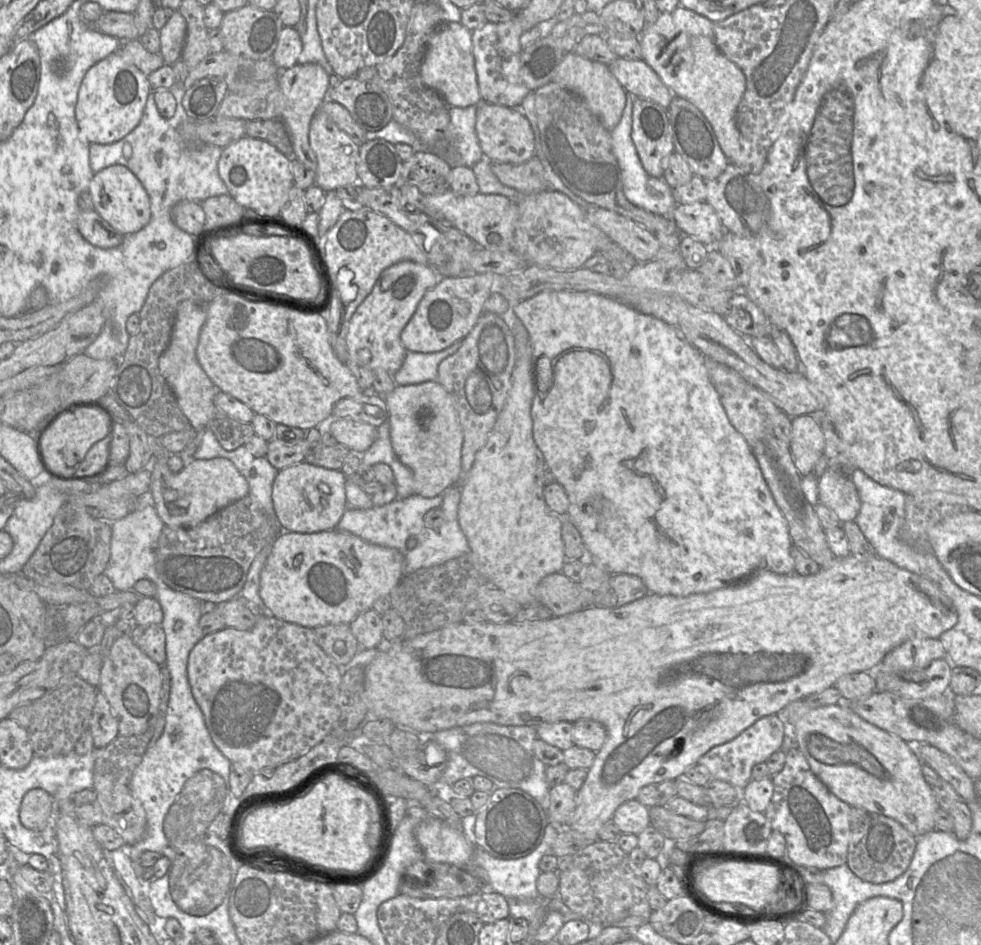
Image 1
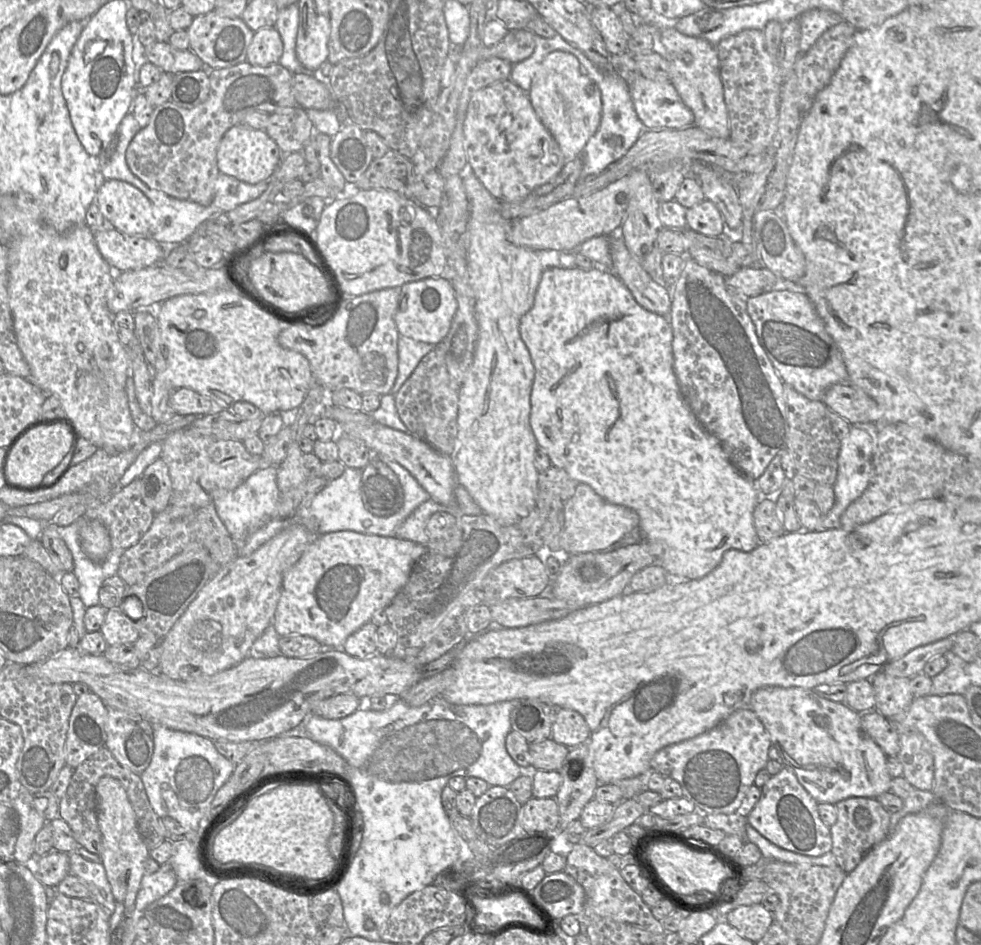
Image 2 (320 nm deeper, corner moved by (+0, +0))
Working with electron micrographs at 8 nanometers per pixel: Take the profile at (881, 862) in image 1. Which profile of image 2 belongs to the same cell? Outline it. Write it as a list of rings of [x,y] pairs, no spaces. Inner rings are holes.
[[[848,798],[838,802],[835,806],[837,821],[830,827],[831,852],[836,857],[838,866],[848,874],[859,865],[873,847],[890,835],[891,814],[874,798]]]

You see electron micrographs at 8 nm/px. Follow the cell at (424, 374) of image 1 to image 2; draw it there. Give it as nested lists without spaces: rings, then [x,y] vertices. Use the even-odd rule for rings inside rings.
[[[402,335],[399,336],[398,375],[390,391],[393,396],[395,396],[405,381],[411,376],[421,359],[431,352],[435,346]]]

